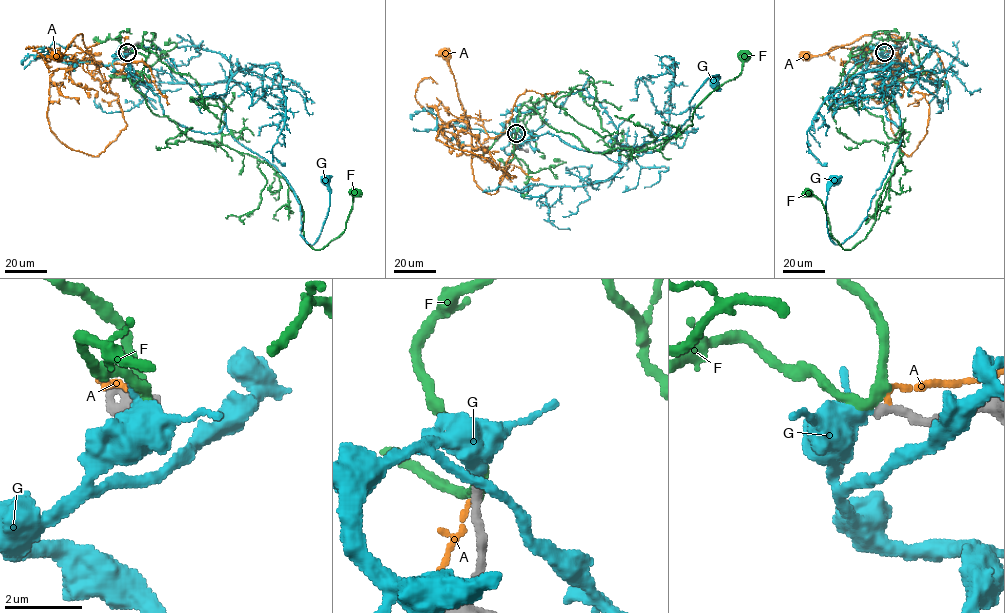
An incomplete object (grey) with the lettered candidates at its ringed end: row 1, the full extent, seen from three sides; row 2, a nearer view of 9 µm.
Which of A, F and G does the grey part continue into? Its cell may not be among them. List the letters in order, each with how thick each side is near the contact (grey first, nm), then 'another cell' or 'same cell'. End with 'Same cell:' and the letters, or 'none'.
A: 260 nm thick on the grey side, 100 nm on the other; another cell
F: 240 nm thick on the grey side, 280 nm on the other; another cell
G: 240 nm thick on the grey side, 360 nm on the other; same cell
Same cell: G

